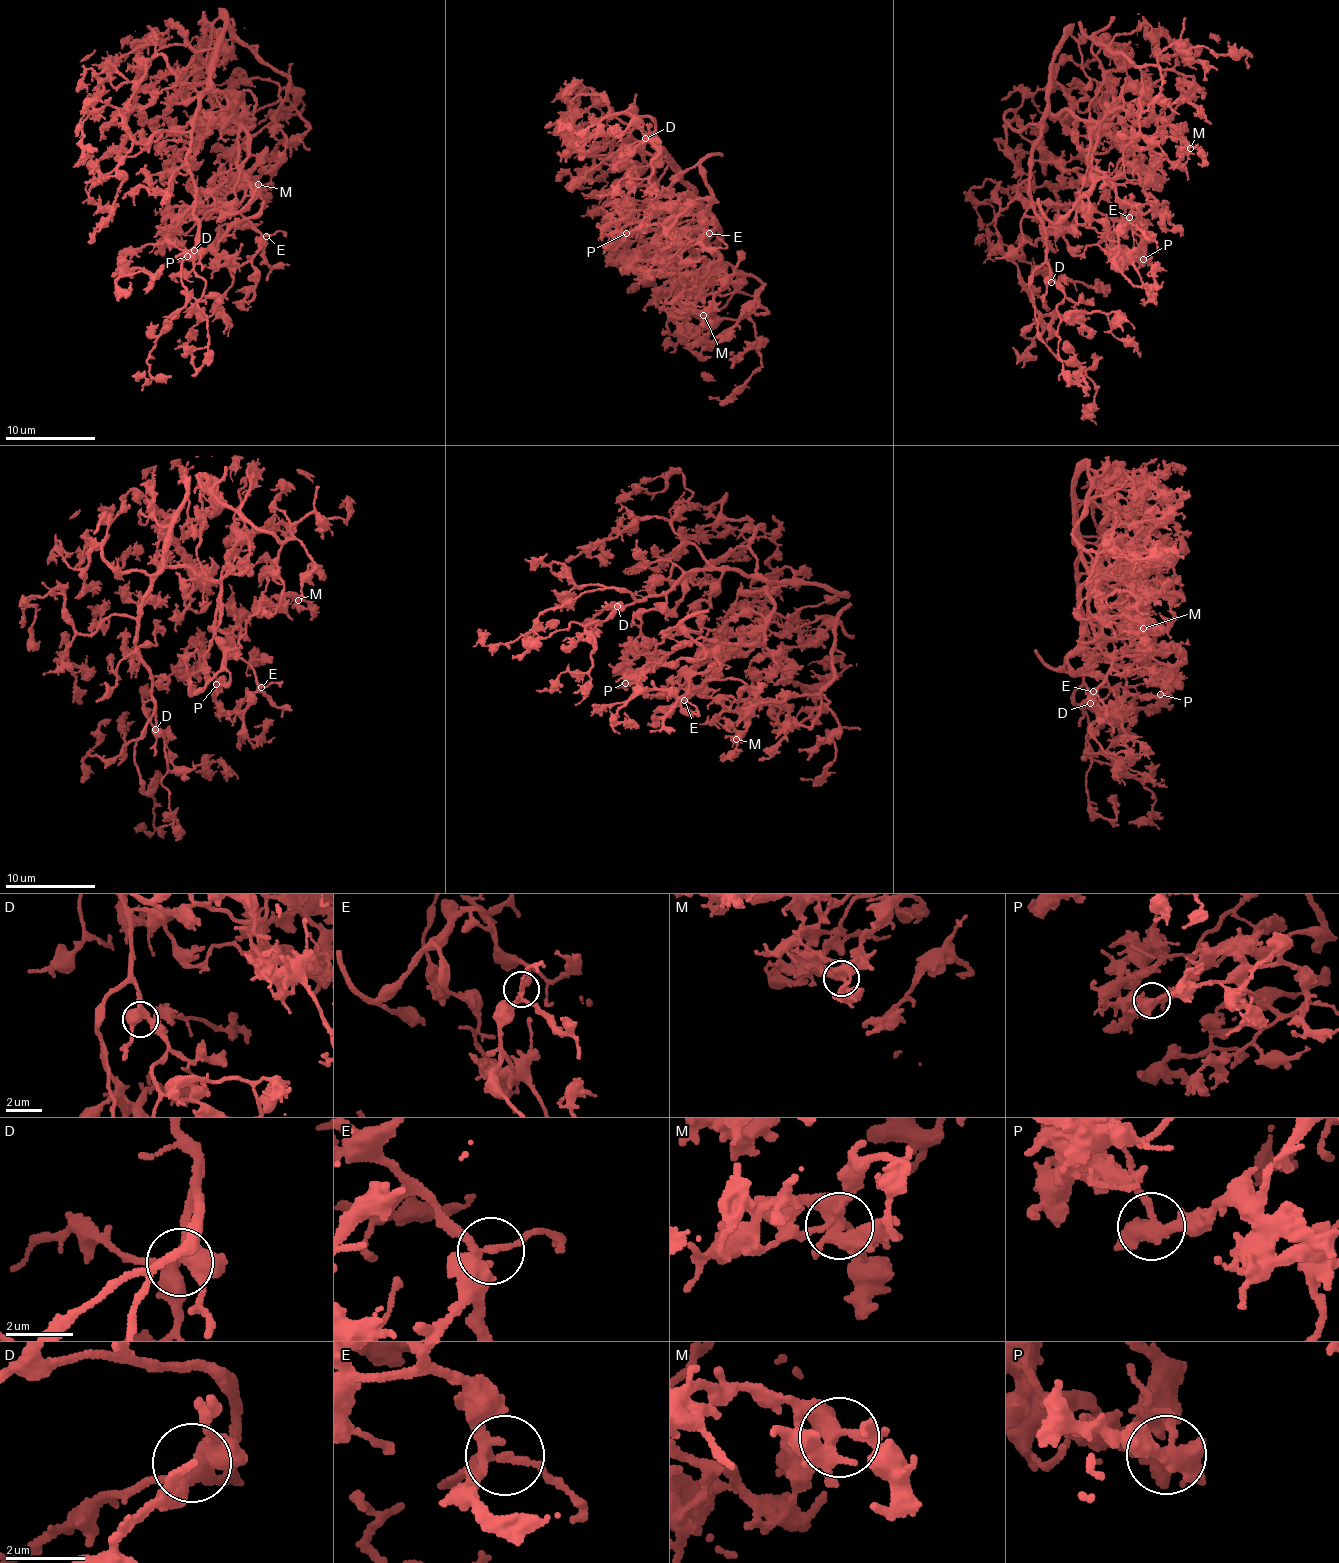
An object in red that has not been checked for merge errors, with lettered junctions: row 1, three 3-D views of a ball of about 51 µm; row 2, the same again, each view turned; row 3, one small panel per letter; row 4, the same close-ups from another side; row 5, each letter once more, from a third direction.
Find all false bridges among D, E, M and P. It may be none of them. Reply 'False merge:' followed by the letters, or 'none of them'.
False merge: P

